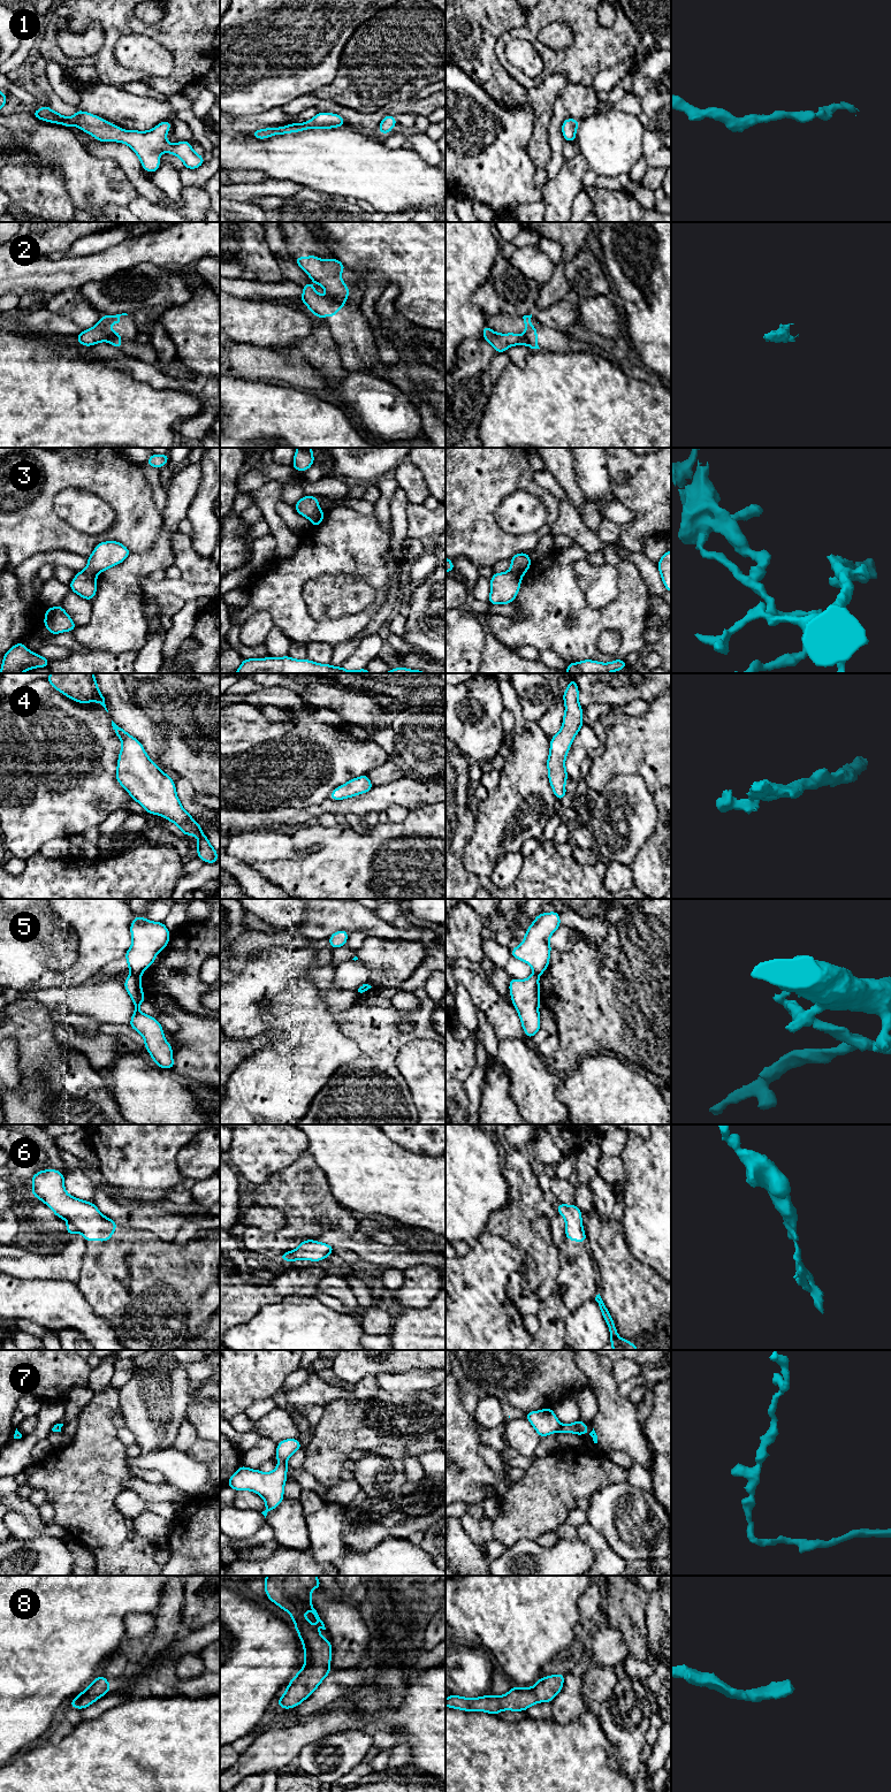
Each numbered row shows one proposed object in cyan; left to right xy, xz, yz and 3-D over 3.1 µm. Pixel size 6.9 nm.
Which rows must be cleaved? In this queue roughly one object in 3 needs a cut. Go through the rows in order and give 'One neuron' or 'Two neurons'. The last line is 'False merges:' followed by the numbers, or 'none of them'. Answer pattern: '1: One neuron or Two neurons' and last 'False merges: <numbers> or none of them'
1: One neuron
2: Two neurons
3: Two neurons
4: One neuron
5: Two neurons
6: One neuron
7: One neuron
8: One neuron
False merges: 2, 3, 5

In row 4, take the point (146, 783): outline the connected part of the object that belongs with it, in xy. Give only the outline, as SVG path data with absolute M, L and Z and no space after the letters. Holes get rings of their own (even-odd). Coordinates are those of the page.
M112 720L112 726L122 742L119 754L116 780L129 795L148 814L161 815L180 826L181 833L197 836L197 856L204 862L216 863L218 851L204 836L192 815L182 807L175 781L148 757L139 740L128 734Z

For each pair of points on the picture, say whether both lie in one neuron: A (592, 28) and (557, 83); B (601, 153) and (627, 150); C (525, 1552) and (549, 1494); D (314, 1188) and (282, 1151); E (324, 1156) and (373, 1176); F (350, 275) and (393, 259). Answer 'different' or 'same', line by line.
A: different
B: same
C: different
D: different
E: same
F: different

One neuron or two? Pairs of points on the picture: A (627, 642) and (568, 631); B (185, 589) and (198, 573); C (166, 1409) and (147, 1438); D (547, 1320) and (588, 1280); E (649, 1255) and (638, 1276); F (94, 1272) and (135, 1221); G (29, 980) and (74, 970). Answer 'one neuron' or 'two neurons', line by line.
A: one neuron
B: two neurons
C: one neuron
D: one neuron
E: two neurons
F: two neurons
G: one neuron

